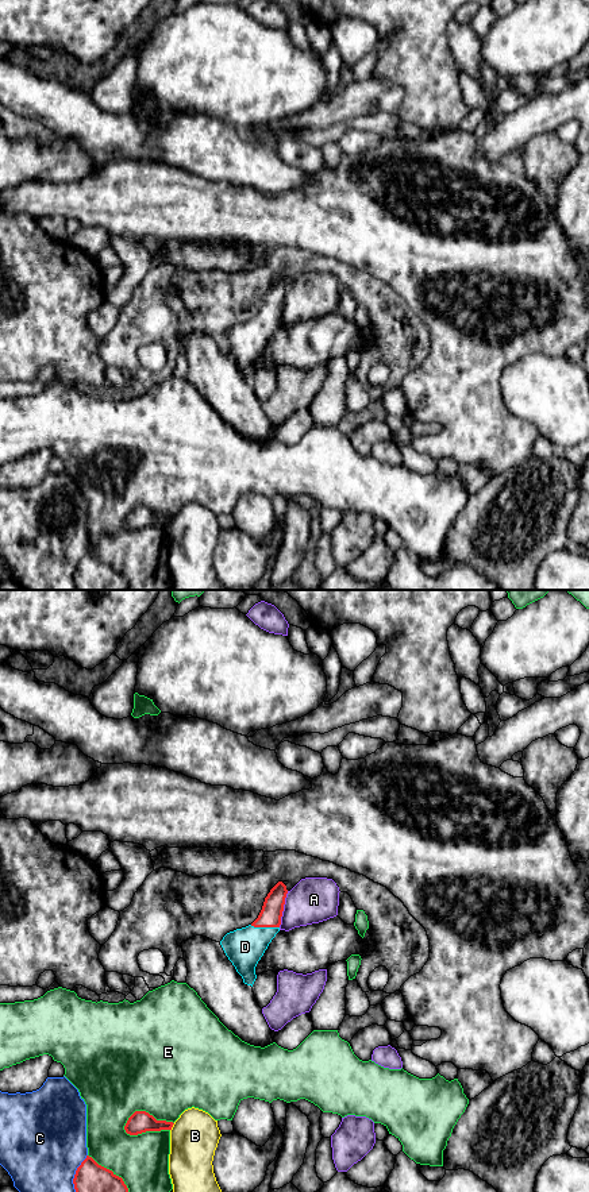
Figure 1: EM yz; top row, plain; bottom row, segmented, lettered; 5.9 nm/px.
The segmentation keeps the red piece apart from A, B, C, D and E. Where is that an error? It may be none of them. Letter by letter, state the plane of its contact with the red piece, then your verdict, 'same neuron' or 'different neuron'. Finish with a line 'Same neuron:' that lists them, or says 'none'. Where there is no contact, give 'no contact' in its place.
A: yz | different neuron
B: yz | different neuron
C: yz | different neuron
D: yz | same neuron
E: yz | different neuron
Same neuron: D

